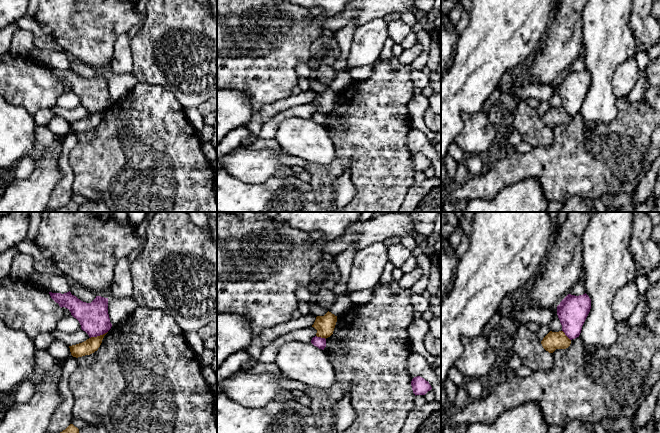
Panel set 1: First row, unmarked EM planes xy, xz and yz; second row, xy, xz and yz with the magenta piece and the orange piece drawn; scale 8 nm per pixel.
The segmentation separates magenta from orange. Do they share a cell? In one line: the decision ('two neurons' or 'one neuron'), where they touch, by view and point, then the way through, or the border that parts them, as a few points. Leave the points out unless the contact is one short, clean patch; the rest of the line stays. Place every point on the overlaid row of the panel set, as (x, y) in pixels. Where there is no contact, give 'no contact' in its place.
two neurons; contact xy (98, 335); border xy (107, 331), (90, 338)

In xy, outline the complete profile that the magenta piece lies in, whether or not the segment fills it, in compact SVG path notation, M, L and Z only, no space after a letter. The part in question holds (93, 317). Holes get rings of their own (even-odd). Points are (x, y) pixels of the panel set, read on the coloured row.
M70 291L64 294L52 292L49 294L61 308L65 307L71 312L90 338L103 335L111 329L108 298L96 296L91 303L86 303L72 295Z

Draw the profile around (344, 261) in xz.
M352 245L346 251L335 257L335 262L341 273L339 282L333 289L335 299L346 293L347 282L350 276L351 267L353 265L356 252L357 249L355 245Z

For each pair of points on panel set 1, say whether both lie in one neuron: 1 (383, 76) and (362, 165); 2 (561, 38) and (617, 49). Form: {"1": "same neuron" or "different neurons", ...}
{"1": "same neuron", "2": "different neurons"}

